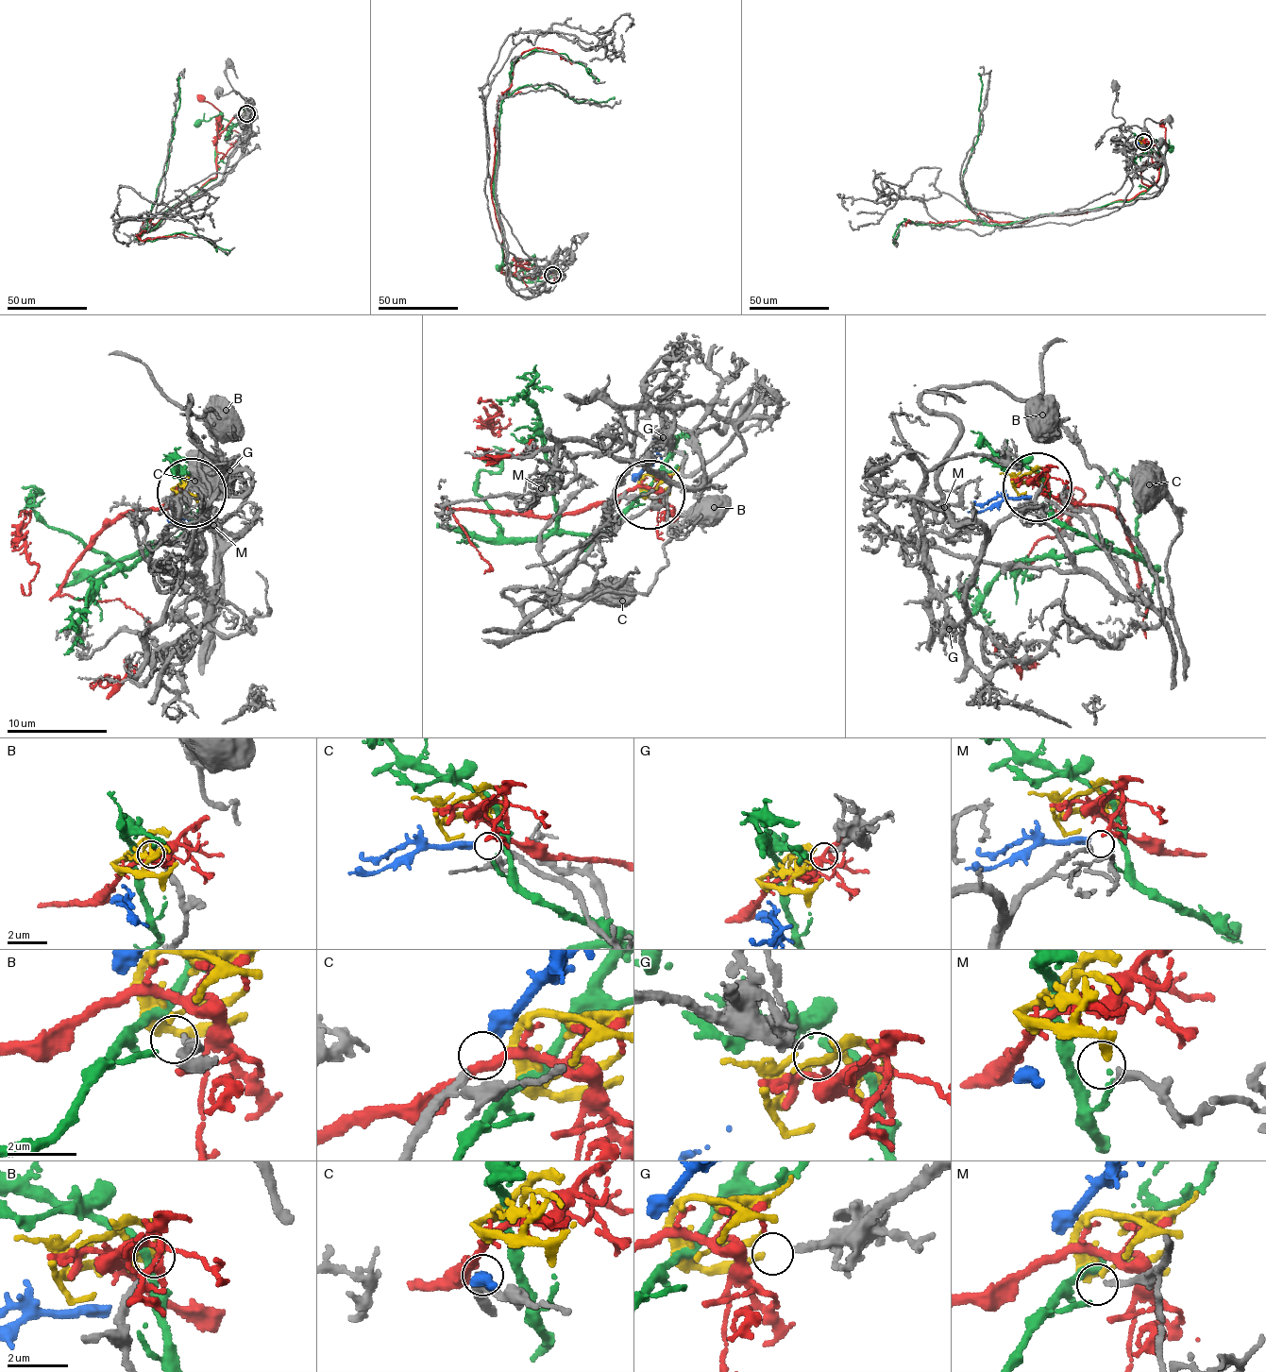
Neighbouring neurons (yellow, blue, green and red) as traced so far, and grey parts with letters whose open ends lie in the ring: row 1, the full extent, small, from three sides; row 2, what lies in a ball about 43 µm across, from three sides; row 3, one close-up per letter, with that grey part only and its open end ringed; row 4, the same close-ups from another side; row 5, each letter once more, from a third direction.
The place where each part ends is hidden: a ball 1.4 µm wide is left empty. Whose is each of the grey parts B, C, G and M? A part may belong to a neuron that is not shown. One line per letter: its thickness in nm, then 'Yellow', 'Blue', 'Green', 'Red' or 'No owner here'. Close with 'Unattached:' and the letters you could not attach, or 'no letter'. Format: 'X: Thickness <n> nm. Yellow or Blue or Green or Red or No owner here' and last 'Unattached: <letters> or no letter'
B: Thickness 200 nm. No owner here
C: Thickness 200 nm. Blue
G: Thickness 240 nm. Yellow
M: Thickness 220 nm. No owner here
Unattached: B, M

